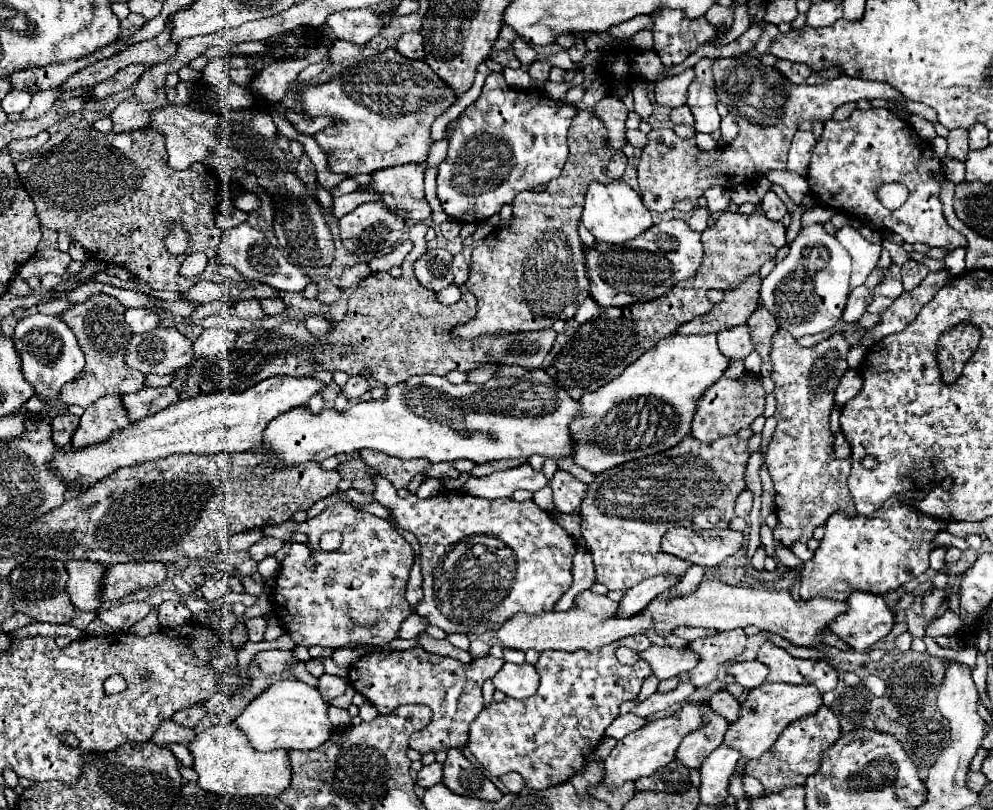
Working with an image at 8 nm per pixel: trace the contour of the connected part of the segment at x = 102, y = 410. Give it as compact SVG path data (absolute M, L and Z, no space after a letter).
M107 396L91 404L83 416L81 422L73 434L71 448L81 450L91 444L101 444L111 438L115 430L129 428L129 420L125 416L125 410L121 408L119 396Z

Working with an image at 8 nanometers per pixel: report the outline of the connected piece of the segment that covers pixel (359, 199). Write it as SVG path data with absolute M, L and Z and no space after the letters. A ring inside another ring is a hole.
M353 192L353 194L347 194L347 196L335 198L331 212L333 212L335 218L341 218L347 212L351 212L353 208L357 208L359 204L363 204L363 202L377 202L377 200L379 200L379 196L375 192Z

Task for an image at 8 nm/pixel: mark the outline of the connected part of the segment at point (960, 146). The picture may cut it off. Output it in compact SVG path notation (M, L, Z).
M955 128L947 136L949 148L947 148L947 158L955 158L959 162L965 162L967 152L969 152L969 132Z

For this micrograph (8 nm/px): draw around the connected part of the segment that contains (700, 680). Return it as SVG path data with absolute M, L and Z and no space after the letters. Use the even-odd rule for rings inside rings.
M715 630L713 636L691 640L689 648L699 654L697 668L689 672L691 684L699 688L715 680L723 666L745 652L745 640L747 636L743 630Z

